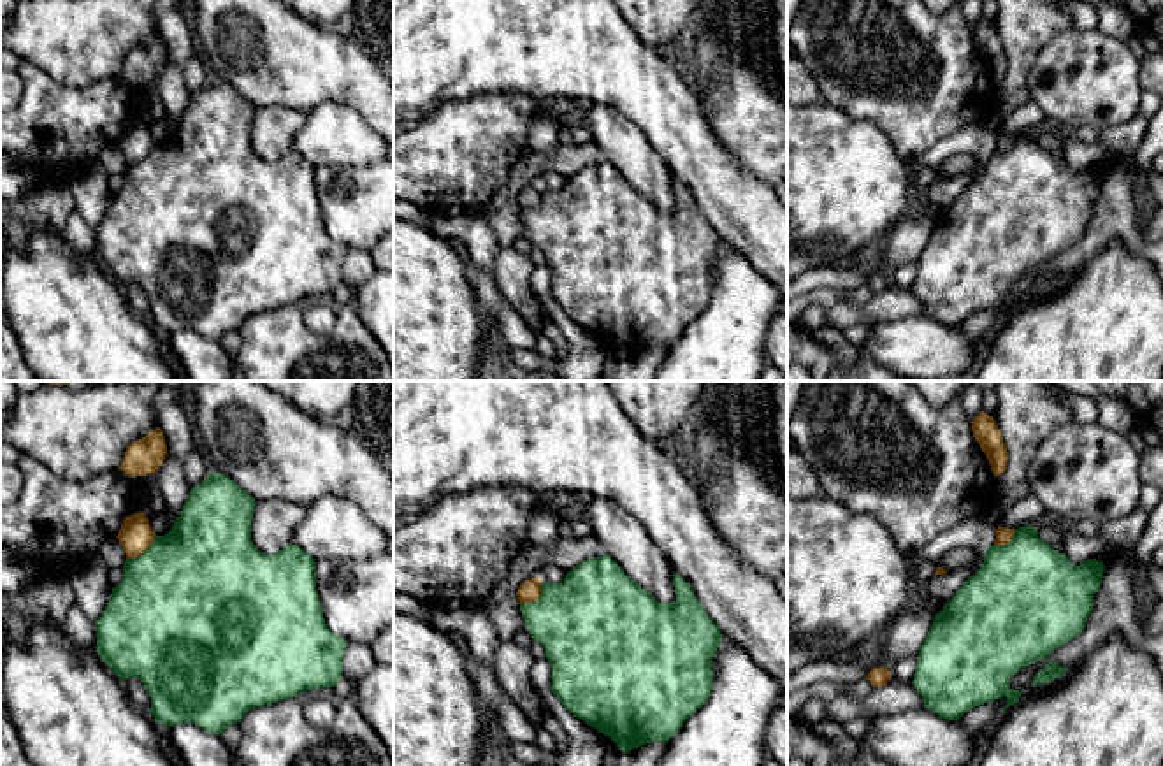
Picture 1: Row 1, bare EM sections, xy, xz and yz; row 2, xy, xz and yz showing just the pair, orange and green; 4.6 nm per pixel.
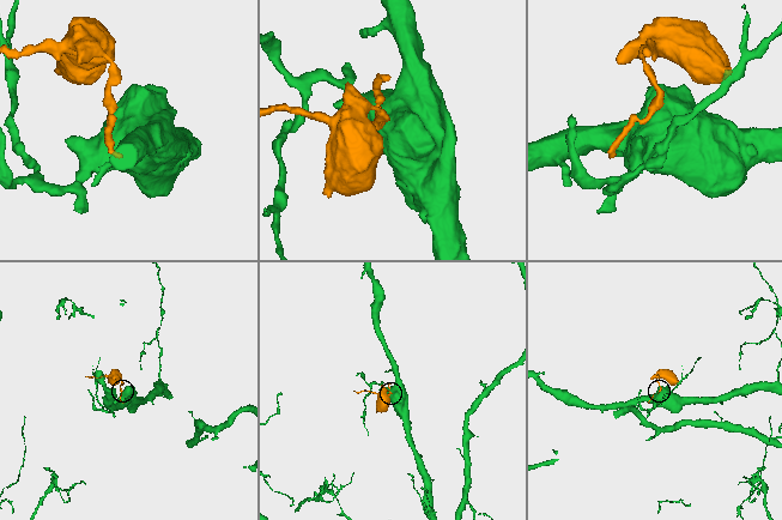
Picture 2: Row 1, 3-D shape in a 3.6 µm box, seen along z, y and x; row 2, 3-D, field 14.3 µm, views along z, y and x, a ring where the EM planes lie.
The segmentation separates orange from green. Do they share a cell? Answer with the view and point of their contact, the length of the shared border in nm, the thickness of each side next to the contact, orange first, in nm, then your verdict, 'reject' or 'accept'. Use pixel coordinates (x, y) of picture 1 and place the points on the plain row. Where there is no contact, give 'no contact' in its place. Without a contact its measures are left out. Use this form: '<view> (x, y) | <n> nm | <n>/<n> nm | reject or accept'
xz (538, 204) | 160 nm | 100/440 nm | reject

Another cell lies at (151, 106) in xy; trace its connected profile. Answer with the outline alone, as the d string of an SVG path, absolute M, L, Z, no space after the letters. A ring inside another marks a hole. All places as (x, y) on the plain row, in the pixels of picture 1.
M153 81L137 83L137 91L139 91L139 98L141 98L141 116L144 119L165 118L165 109L163 109L163 104L160 100L160 95L156 93Z

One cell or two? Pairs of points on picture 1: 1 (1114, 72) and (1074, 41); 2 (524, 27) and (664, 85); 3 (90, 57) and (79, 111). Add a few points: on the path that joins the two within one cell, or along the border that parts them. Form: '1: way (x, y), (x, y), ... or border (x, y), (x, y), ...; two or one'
1: way (1105, 62), (1091, 58), (1084, 51); one
2: way (559, 34), (629, 76); one
3: border (118, 72), (85, 86), (57, 85), (46, 74); two

